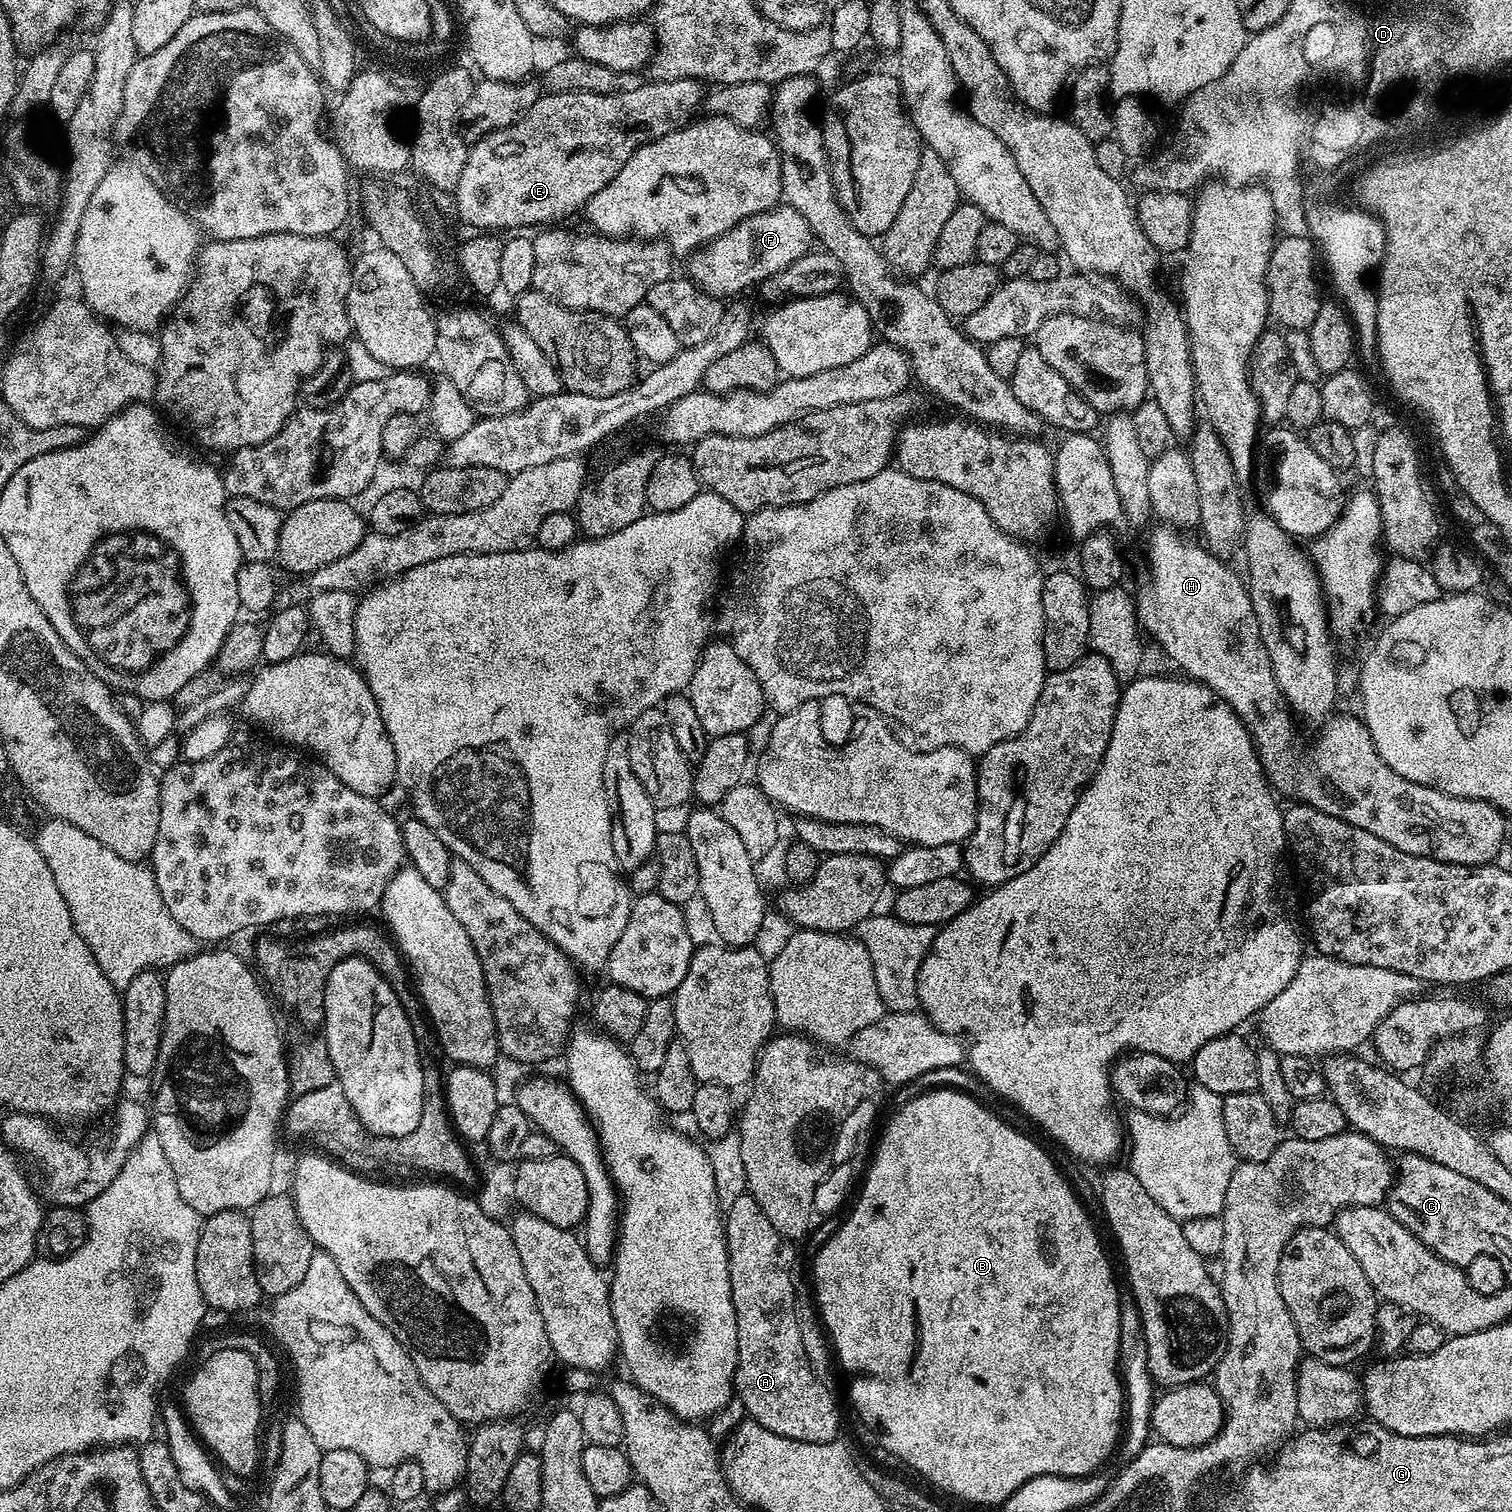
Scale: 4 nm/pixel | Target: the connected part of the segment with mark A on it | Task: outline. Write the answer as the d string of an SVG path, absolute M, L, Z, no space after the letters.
M747 1194L735 1199L734 1204L726 1209L724 1239L728 1241L730 1294L738 1326L735 1395L744 1403L745 1413L751 1419L782 1438L811 1444L833 1443L840 1432L840 1404L836 1401L832 1368L828 1365L830 1348L809 1285L808 1288L804 1285L804 1272L792 1249L793 1241L774 1228L763 1208Z

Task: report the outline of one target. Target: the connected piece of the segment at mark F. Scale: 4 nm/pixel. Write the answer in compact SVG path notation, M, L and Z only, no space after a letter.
M781 203L775 208L768 208L764 212L759 212L738 222L729 232L722 234L717 240L711 240L704 247L697 248L687 257L688 272L686 272L686 276L706 294L717 298L725 298L724 296L736 298L740 296L739 292L744 291L751 284L759 285L772 275L784 271L792 262L796 262L813 251L813 248L812 227L806 222L806 218L802 218L802 214L798 214L798 210L794 210L789 204Z

